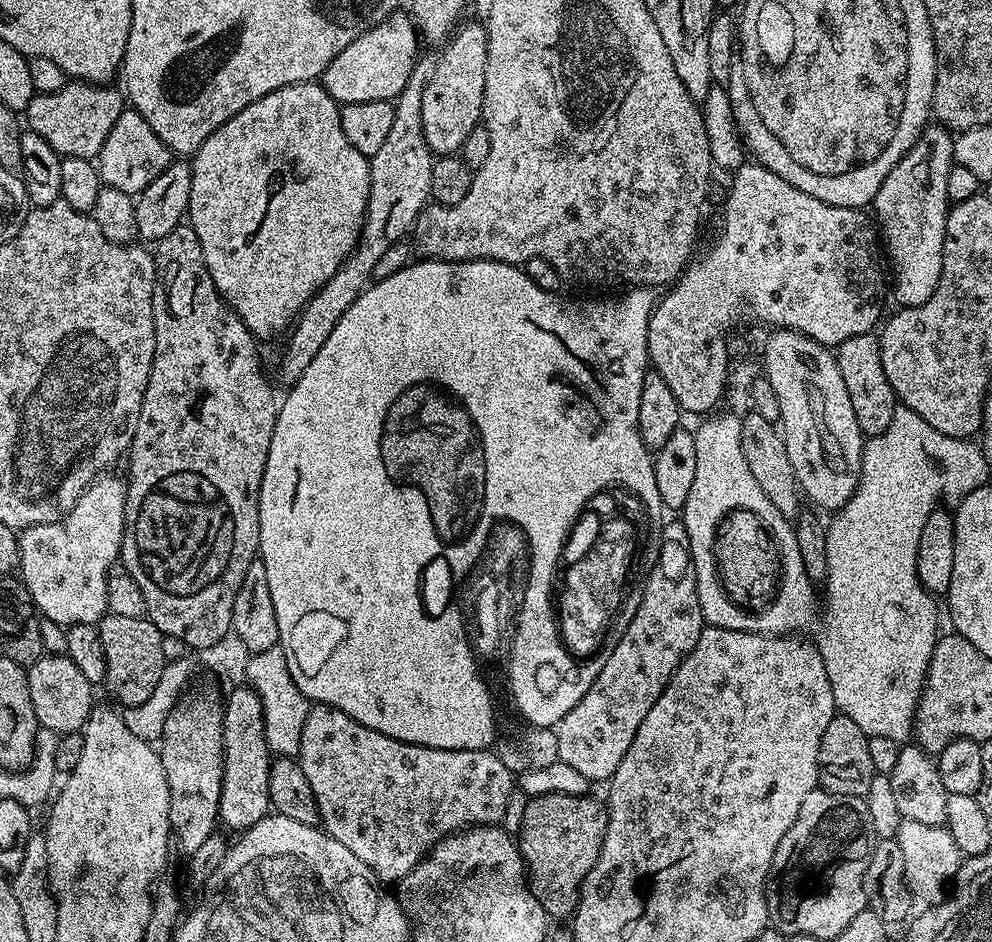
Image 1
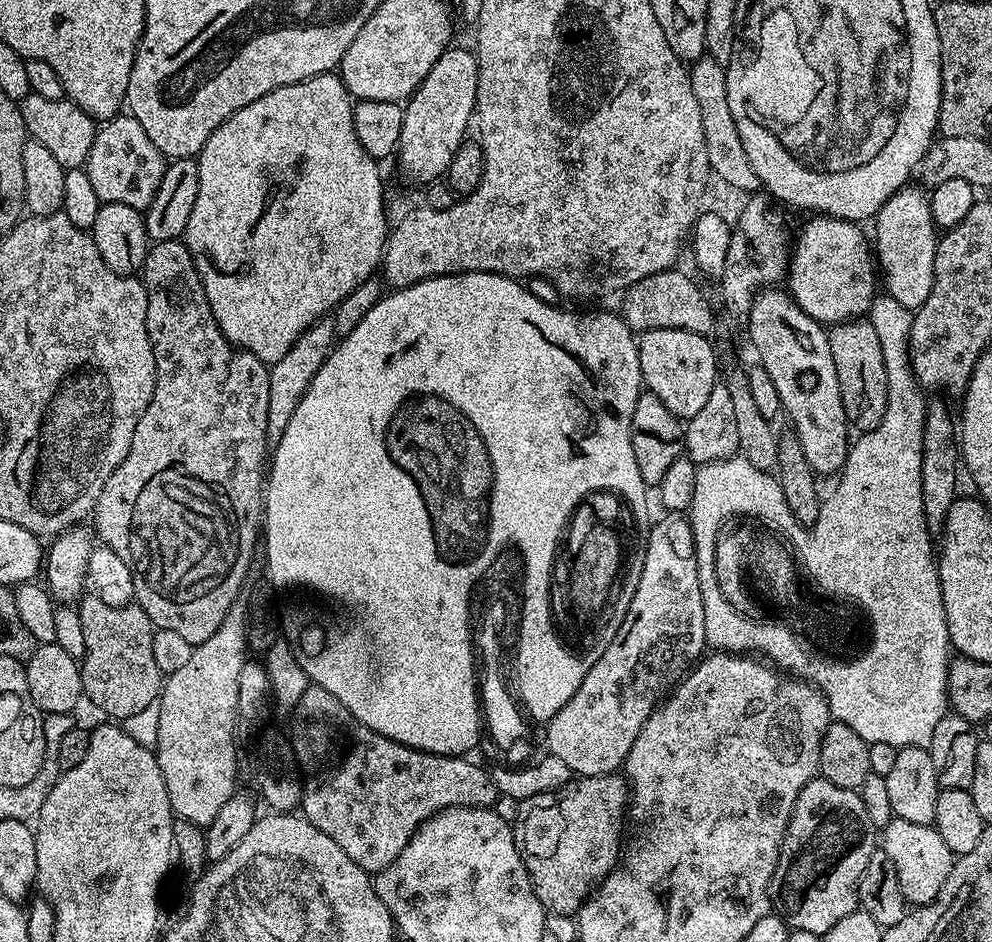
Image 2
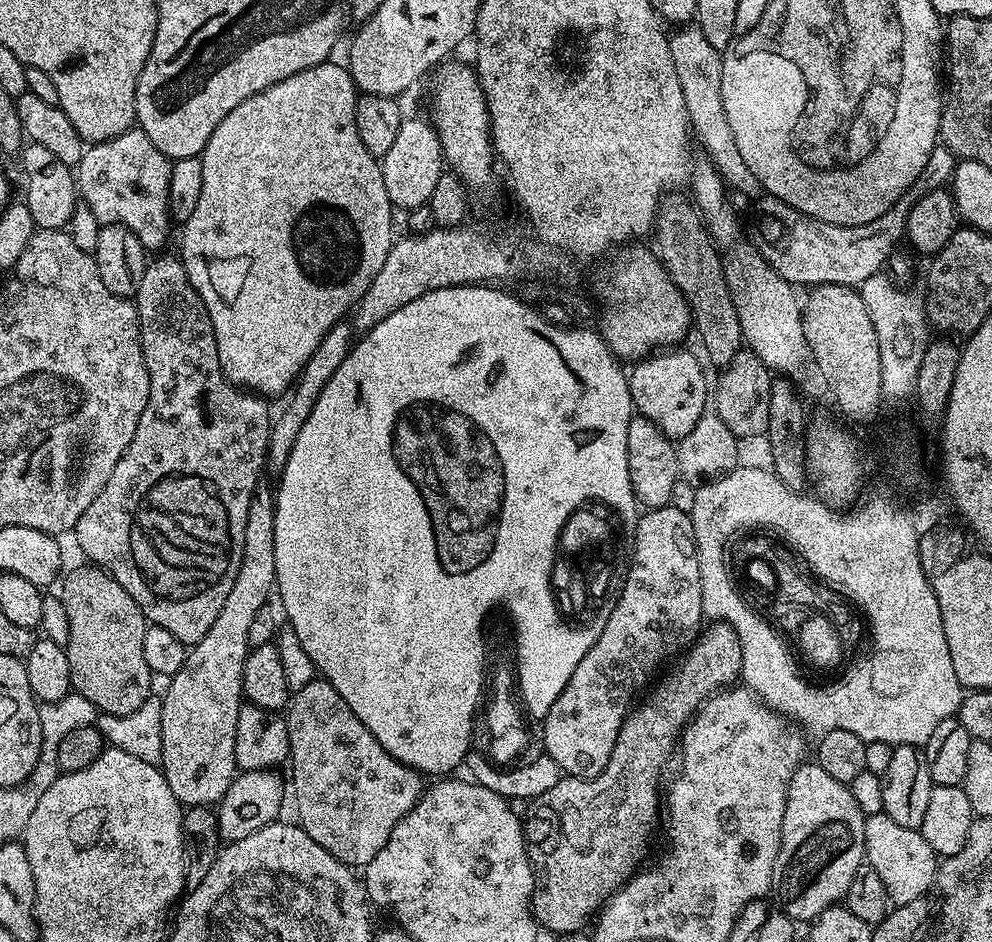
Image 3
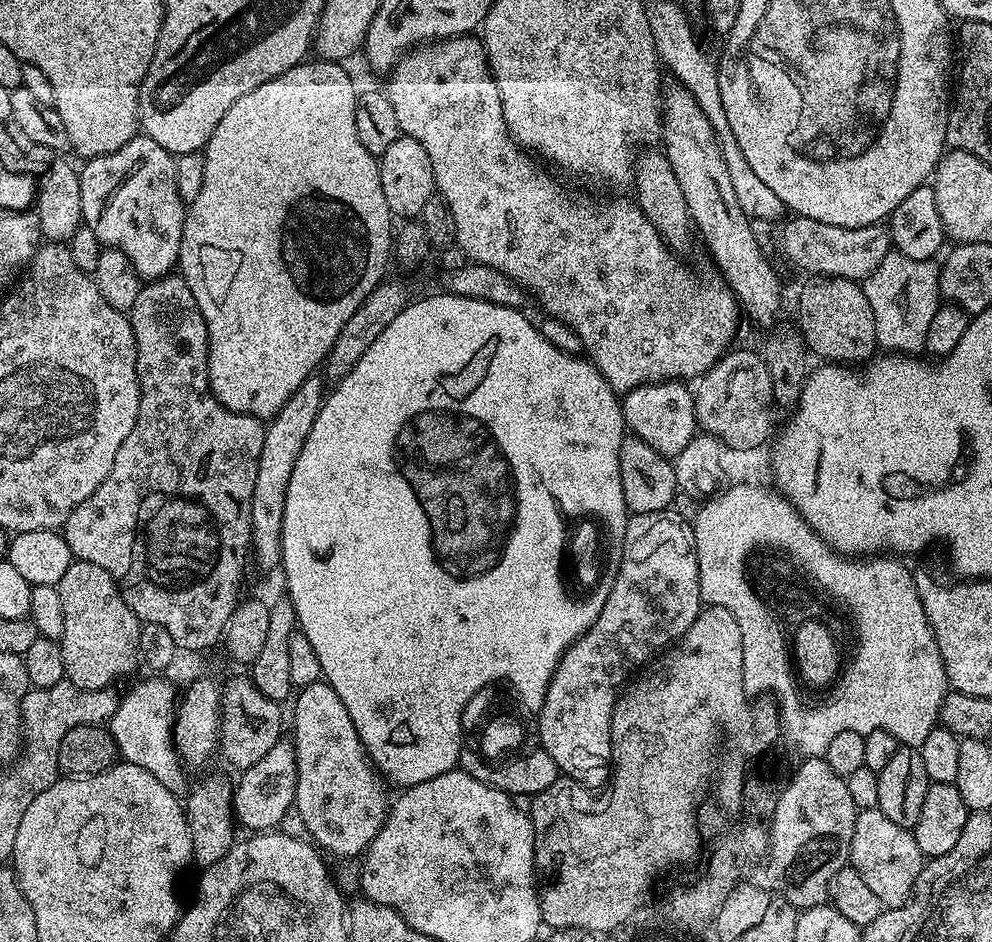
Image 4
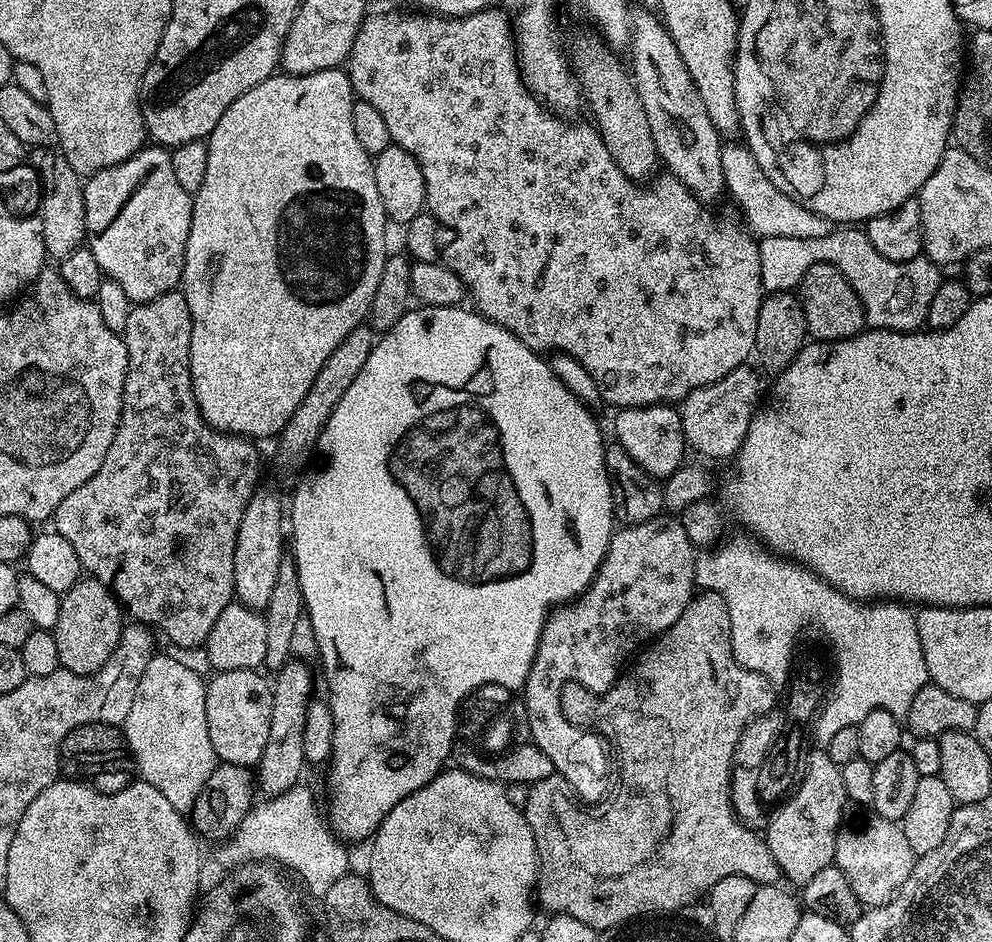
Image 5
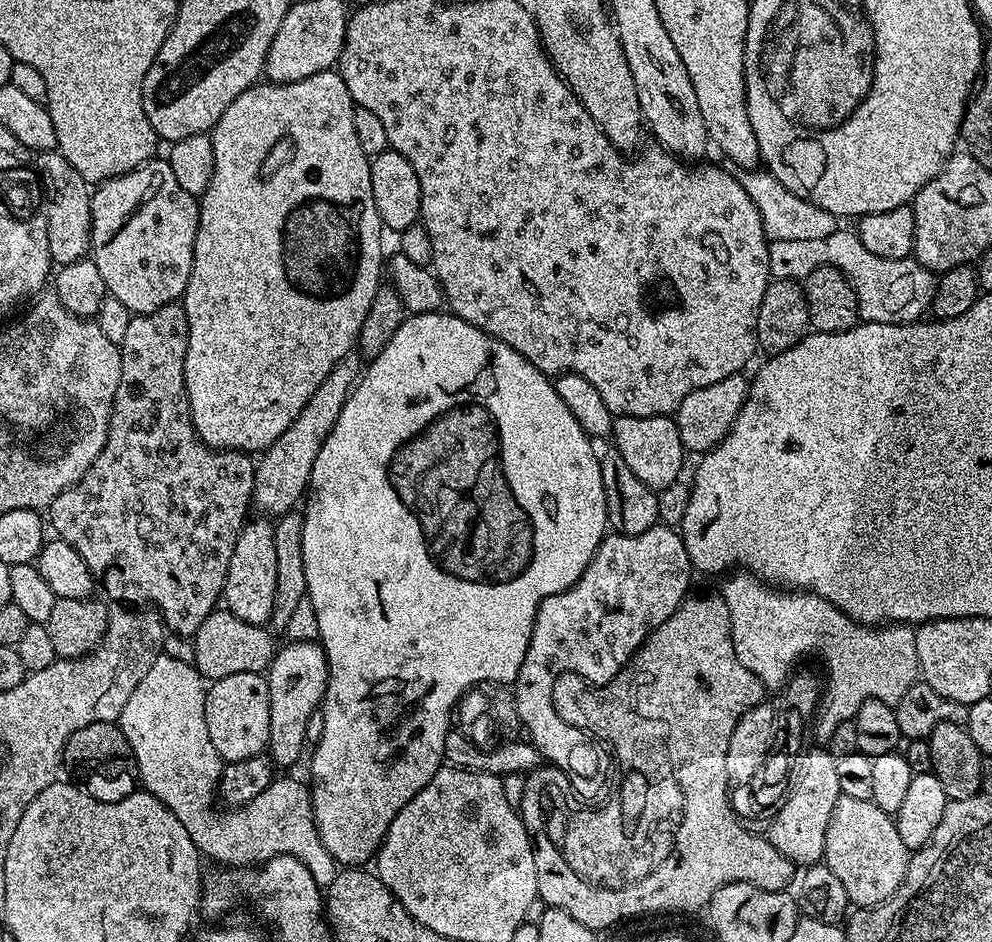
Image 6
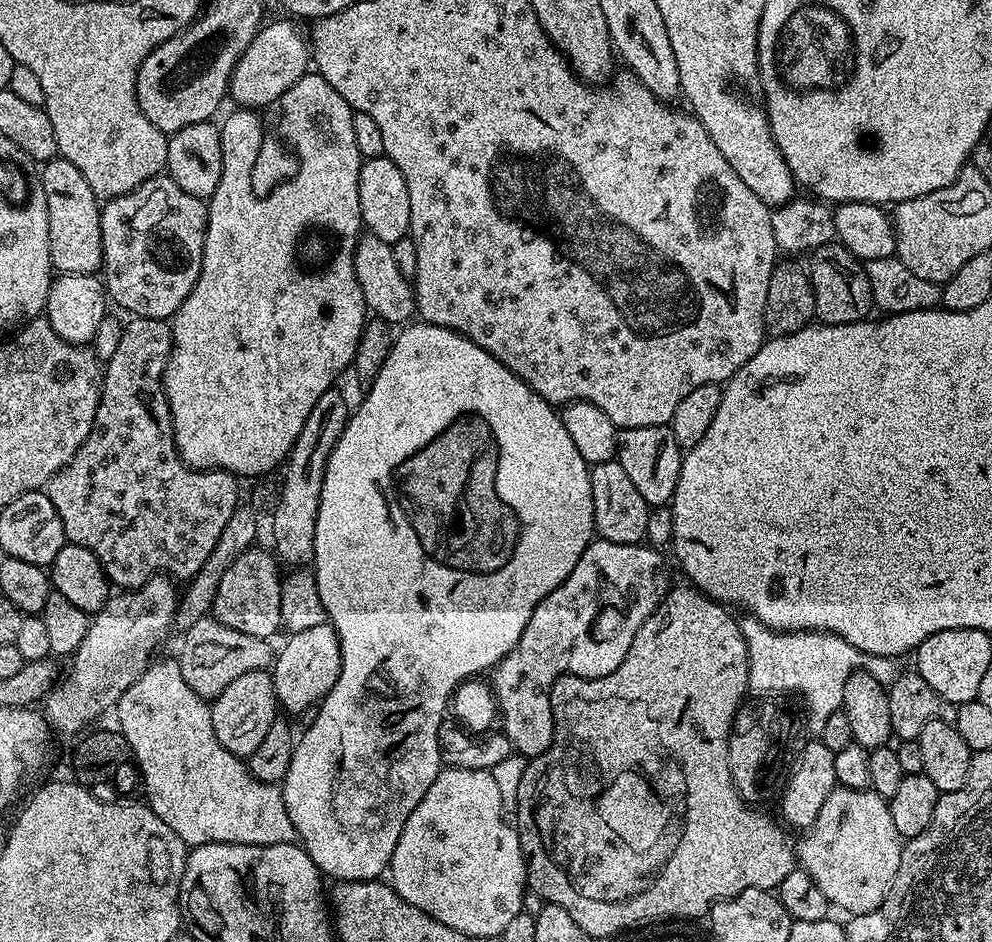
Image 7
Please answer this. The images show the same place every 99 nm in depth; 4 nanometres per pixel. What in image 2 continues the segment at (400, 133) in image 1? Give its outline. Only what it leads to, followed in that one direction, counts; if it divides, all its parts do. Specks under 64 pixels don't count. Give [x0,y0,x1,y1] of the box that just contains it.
[266,319,336,449]

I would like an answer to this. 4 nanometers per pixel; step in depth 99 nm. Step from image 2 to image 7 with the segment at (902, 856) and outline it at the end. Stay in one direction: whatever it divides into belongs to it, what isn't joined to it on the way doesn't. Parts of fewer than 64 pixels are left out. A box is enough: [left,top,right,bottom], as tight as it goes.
[798,786,904,916]

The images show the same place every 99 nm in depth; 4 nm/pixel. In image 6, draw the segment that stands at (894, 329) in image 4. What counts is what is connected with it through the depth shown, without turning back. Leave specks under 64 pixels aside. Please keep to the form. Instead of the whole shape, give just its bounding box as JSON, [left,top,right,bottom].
[768,230,937,324]

